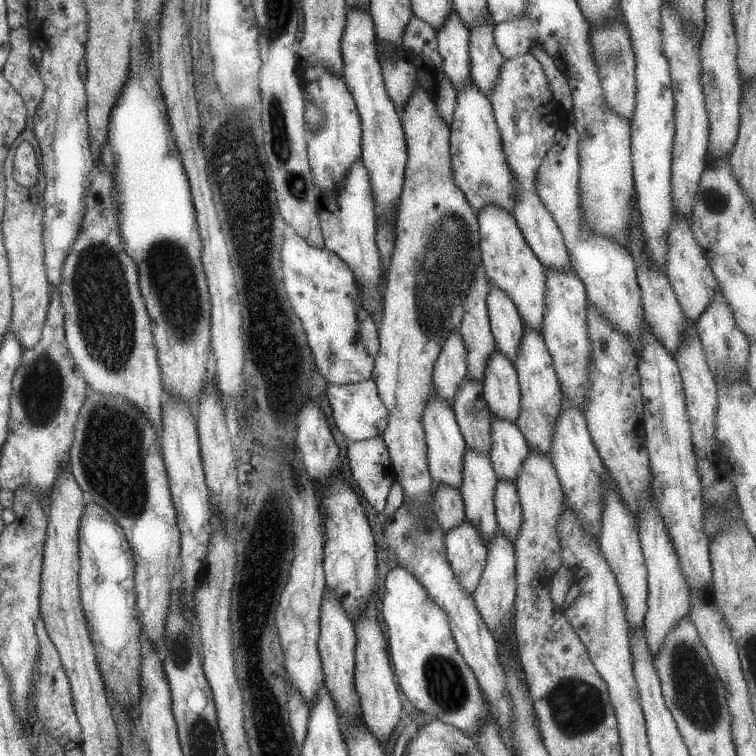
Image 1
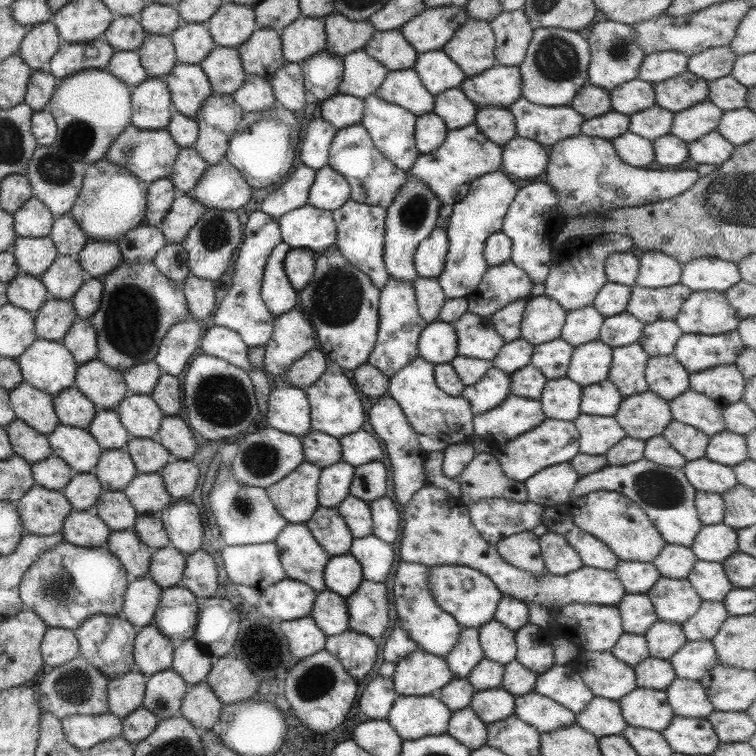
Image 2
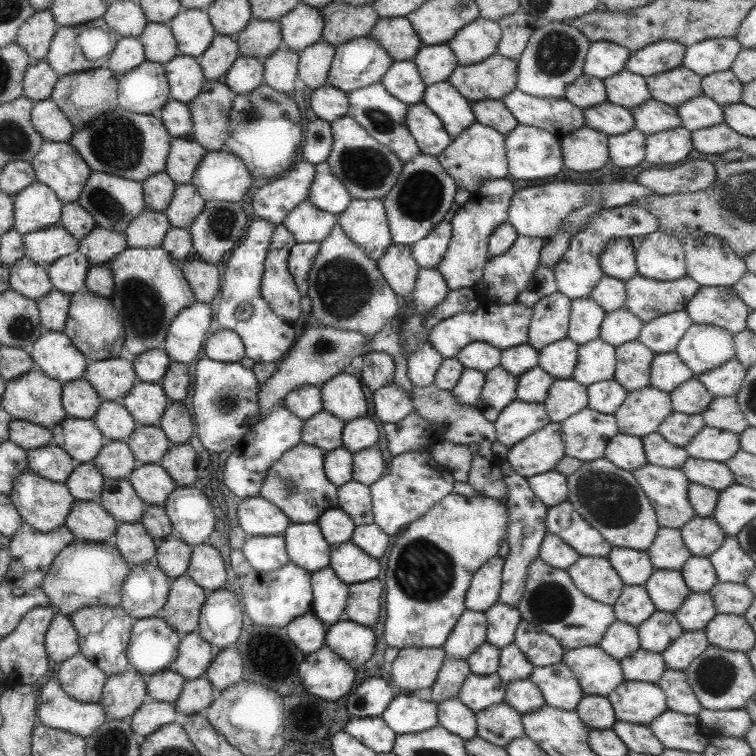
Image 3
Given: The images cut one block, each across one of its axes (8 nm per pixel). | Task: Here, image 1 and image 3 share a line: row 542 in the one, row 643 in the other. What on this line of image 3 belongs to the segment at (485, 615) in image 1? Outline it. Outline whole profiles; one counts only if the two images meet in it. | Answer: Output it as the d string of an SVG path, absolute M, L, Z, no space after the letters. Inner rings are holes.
M497 602L484 612L484 616L487 643L500 649L513 642L516 626L522 619L517 609Z

